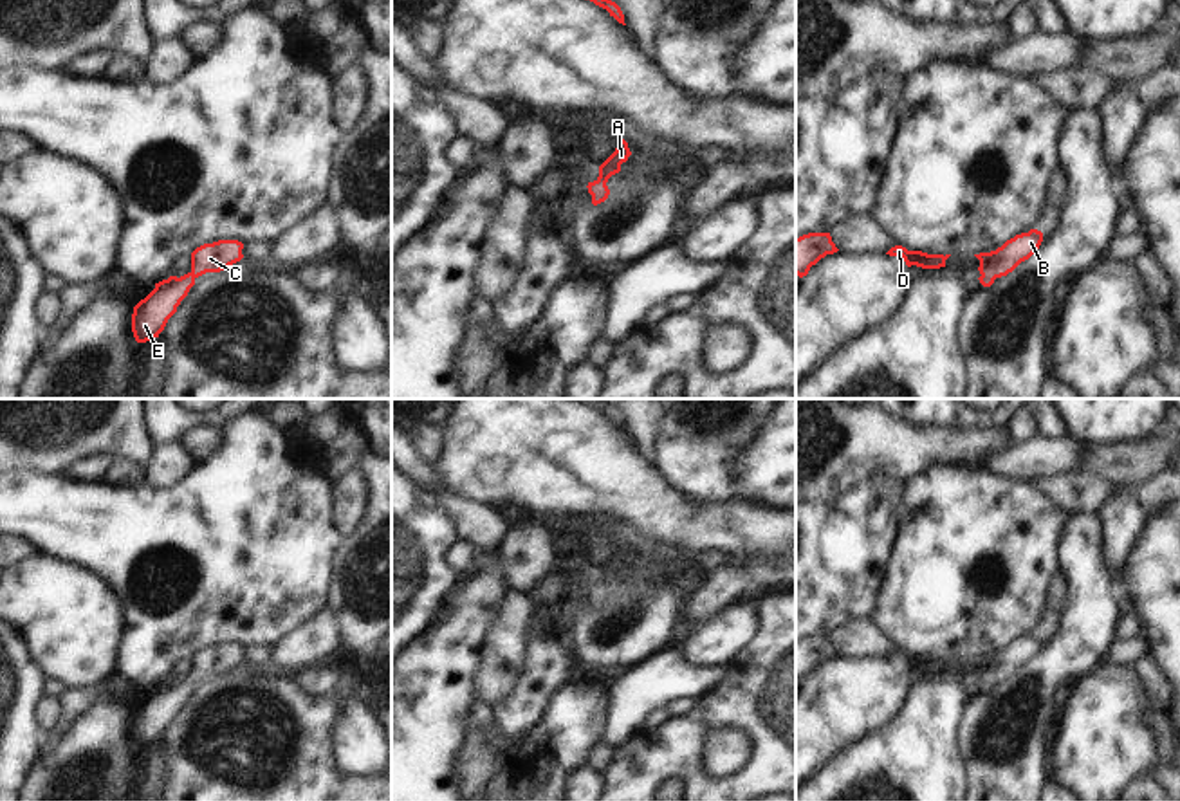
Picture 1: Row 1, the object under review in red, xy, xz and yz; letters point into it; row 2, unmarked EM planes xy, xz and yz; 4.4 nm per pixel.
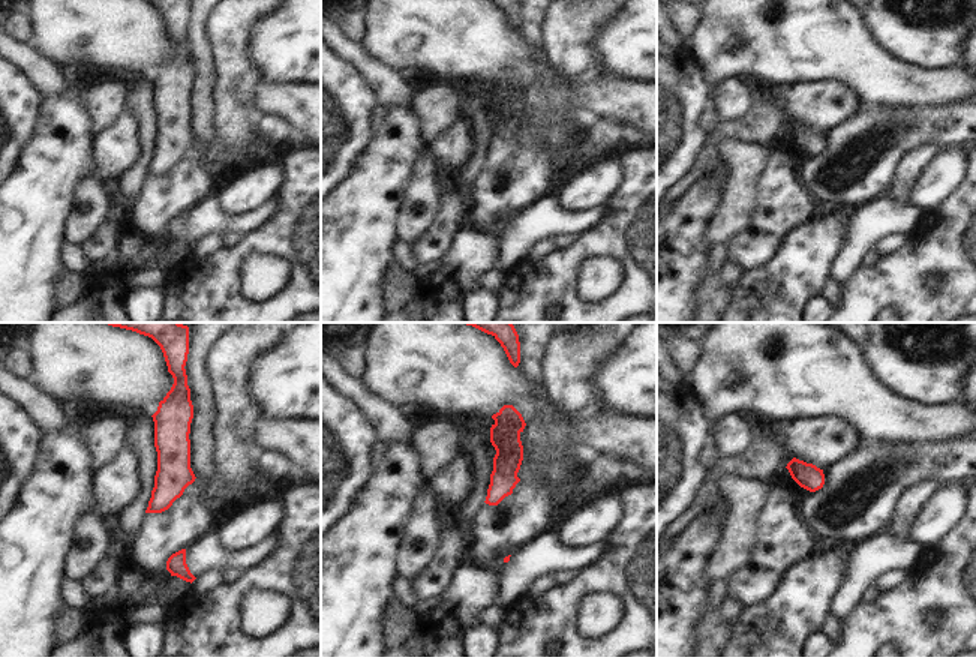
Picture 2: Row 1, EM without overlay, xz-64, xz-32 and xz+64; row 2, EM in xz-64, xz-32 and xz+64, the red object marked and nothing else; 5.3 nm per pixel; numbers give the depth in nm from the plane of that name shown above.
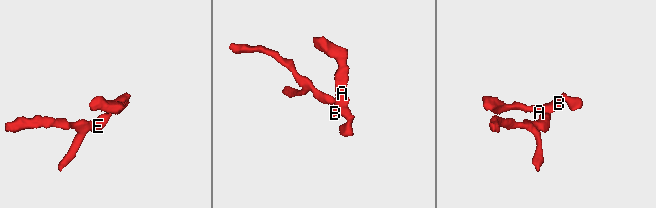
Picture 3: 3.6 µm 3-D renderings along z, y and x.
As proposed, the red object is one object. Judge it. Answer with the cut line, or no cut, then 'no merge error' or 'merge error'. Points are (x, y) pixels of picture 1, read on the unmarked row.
no cut; no merge error

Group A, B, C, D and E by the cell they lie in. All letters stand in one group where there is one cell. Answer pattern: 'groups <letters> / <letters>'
groups A B C D E

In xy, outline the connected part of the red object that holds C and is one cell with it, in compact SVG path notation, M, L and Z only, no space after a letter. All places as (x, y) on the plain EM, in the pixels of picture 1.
M218 644L204 648L191 657L191 675L180 682L170 680L155 687L155 693L134 711L132 736L137 747L146 747L164 734L168 723L177 716L195 684L206 677L220 677L240 666L244 648L238 644Z

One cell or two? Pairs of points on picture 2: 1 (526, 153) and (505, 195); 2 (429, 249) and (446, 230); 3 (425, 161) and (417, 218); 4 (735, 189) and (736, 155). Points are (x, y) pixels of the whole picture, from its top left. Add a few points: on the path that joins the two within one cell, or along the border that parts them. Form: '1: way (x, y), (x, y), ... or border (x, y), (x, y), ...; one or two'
1: way (526, 164), (526, 174), (516, 185); one
2: way (435, 246), (440, 242), (440, 236); one
3: way (423, 174), (422, 204); one
4: way (738, 180), (738, 164); one

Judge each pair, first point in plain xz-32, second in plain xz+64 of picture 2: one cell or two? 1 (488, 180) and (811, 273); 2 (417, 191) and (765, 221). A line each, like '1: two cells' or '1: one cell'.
1: two cells
2: two cells

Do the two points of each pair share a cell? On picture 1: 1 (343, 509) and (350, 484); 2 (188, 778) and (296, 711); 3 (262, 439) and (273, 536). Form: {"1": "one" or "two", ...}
{"1": "one", "2": "one", "3": "one"}

